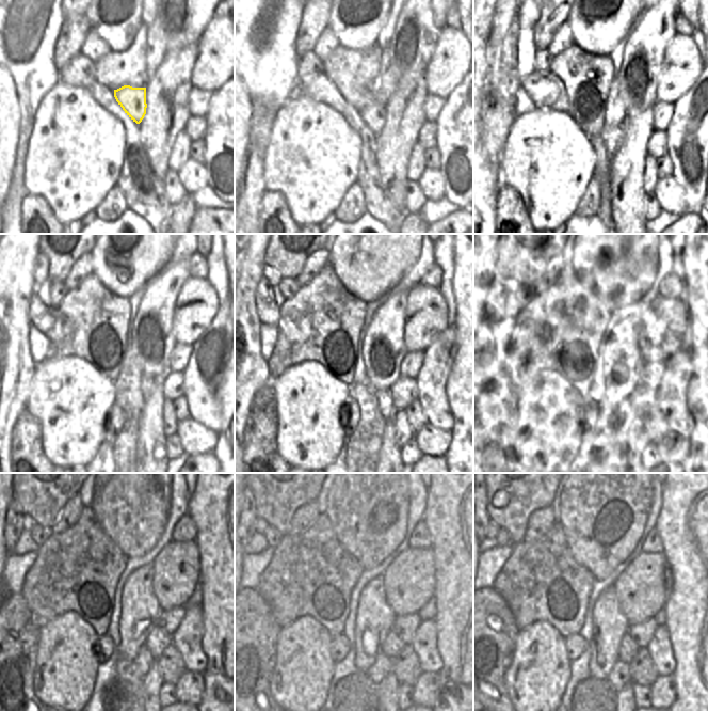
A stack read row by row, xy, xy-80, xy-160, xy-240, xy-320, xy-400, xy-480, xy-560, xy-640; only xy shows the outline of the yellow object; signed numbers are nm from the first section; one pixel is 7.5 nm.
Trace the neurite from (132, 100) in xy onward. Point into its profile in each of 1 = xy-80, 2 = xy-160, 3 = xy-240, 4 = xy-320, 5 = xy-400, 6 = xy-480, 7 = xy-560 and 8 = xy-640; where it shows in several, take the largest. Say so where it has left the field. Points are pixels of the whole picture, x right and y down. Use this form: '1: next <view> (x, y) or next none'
1: next xy-80 (373, 114)
2: next xy-160 (613, 138)
3: next xy-240 (147, 382)
4: next xy-320 (386, 407)
5: next xy-400 (624, 412)
6: next xy-480 (142, 663)
7: next xy-560 (382, 666)
8: next xy-640 (620, 675)

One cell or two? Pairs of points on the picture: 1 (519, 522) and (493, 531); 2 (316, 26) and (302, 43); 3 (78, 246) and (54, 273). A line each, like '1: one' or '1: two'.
1: two
2: one
3: one

